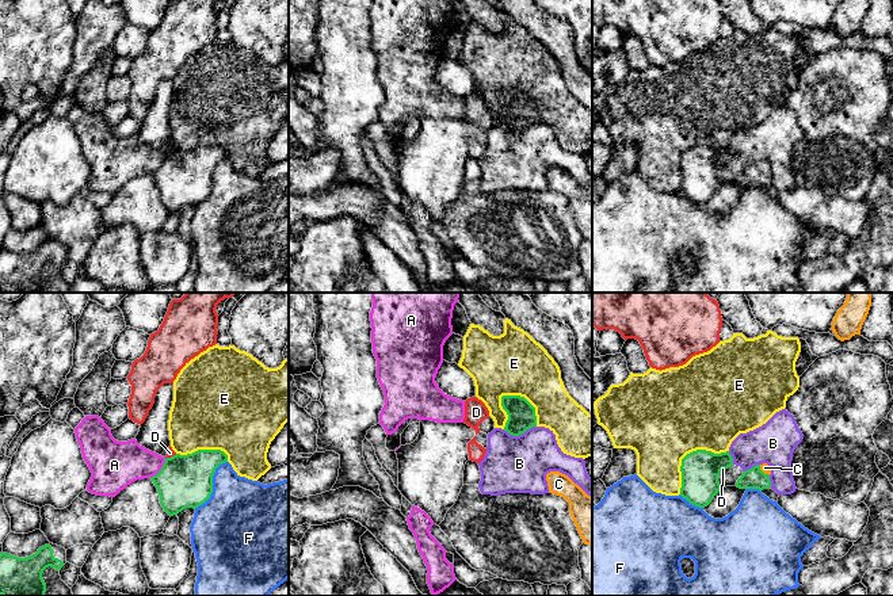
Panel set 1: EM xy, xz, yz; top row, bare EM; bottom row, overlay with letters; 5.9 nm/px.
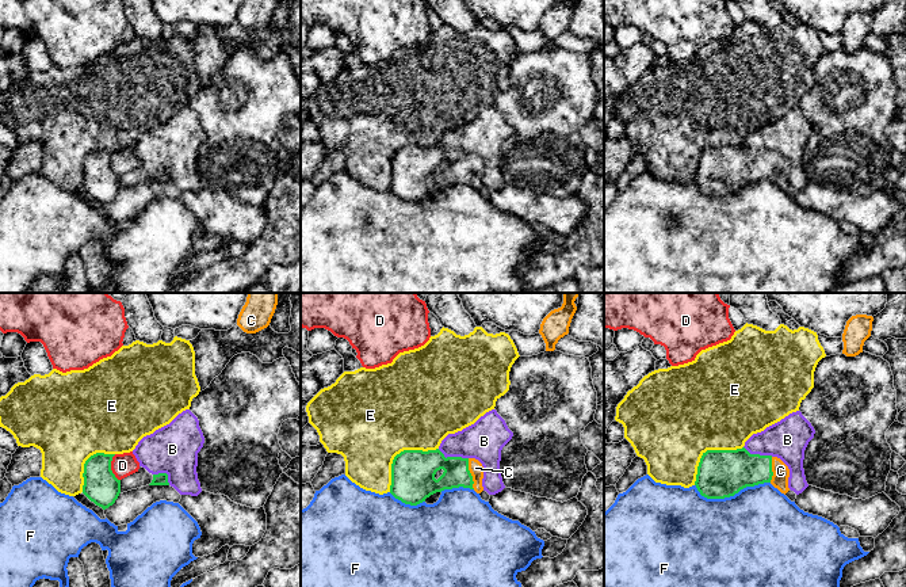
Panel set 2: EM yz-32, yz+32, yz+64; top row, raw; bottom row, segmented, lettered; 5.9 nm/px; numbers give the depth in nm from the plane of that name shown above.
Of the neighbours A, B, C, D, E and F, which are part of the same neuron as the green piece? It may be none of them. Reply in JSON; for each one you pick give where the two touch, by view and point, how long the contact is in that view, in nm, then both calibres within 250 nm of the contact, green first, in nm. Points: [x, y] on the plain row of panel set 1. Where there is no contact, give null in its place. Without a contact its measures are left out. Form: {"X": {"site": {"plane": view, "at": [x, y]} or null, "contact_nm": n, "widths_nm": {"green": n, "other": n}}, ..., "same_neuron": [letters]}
{"C": {"site": {"plane": "yz", "at": [762, 168]}, "contact_nm": 90, "widths_nm": {"green": 130, "other": 60}}, "same_neuron": ["C"]}

